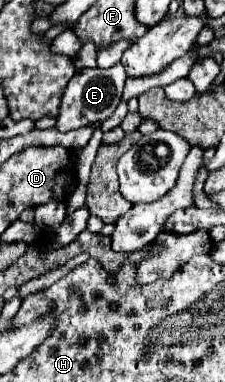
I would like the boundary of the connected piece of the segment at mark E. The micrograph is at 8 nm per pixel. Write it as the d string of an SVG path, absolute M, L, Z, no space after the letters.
M115 64L113 68L83 68L79 70L63 96L63 106L61 106L61 114L57 118L55 128L59 132L69 132L75 128L83 128L83 126L95 126L99 122L103 122L105 118L109 118L117 104L121 102L121 92L123 92L123 84L125 84L127 76L125 76L125 68L123 64Z

